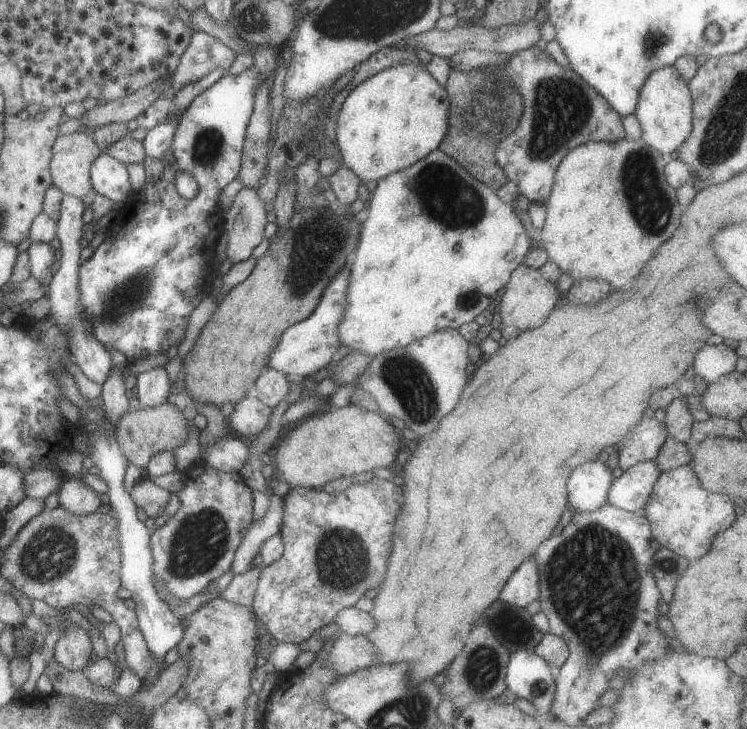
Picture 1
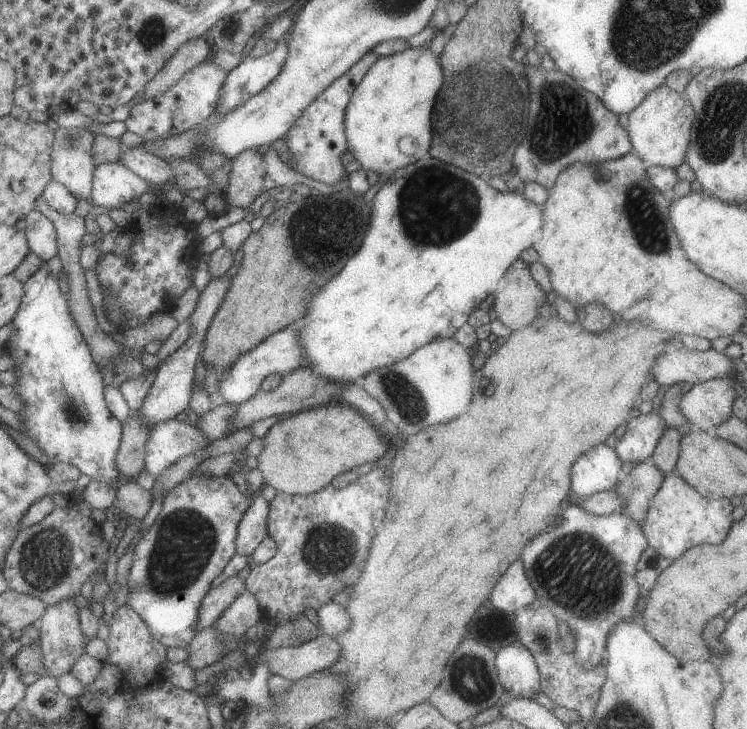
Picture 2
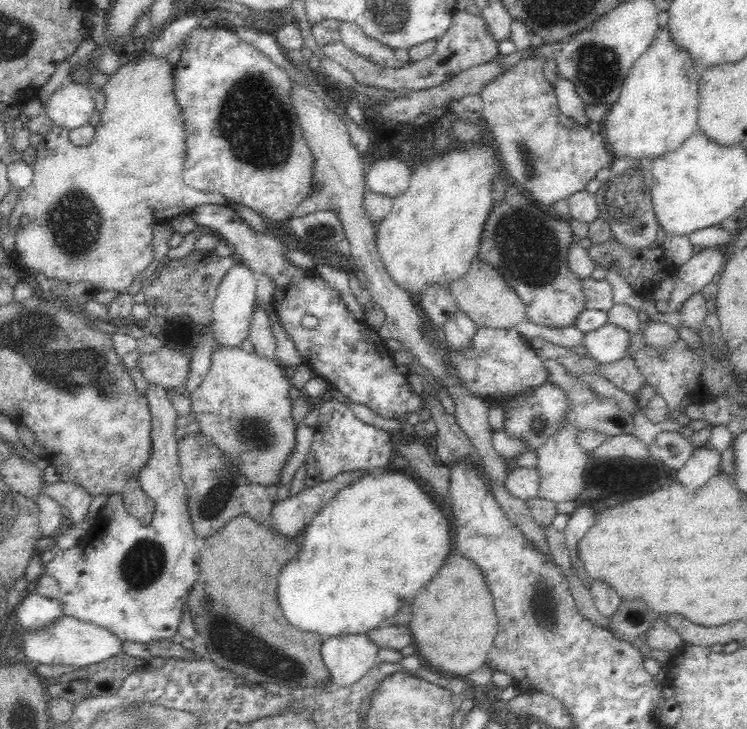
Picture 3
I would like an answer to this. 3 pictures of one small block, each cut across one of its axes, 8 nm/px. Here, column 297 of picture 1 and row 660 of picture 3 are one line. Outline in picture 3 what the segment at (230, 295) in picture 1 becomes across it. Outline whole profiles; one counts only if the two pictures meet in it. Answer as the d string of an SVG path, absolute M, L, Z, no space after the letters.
M248 513L231 518L222 528L210 533L200 540L201 570L192 586L187 601L187 610L197 635L203 637L207 657L220 668L228 669L237 676L249 680L252 685L262 682L277 684L282 690L324 689L329 677L321 657L322 638L314 633L304 633L290 627L278 602L276 580L284 564L298 556L299 540L291 539L276 531L274 527L265 526L254 520Z

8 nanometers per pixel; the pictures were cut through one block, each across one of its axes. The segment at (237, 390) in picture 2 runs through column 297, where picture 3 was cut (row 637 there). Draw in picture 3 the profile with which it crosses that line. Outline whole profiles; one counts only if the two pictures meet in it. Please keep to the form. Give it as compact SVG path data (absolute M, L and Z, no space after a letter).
M367 634L347 635L330 638L321 642L321 657L329 677L325 682L324 690L340 689L353 686L358 680L366 676L366 672L379 662L377 658L379 648L368 640Z

